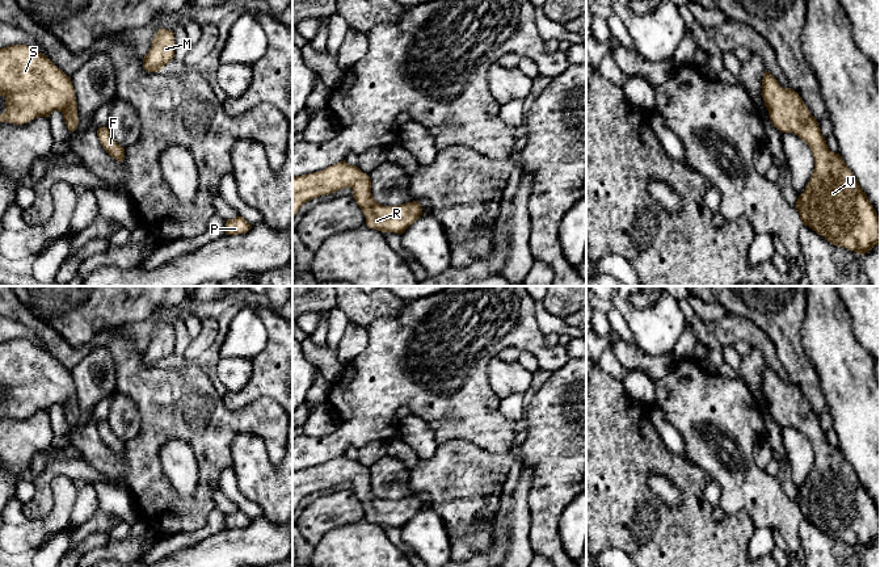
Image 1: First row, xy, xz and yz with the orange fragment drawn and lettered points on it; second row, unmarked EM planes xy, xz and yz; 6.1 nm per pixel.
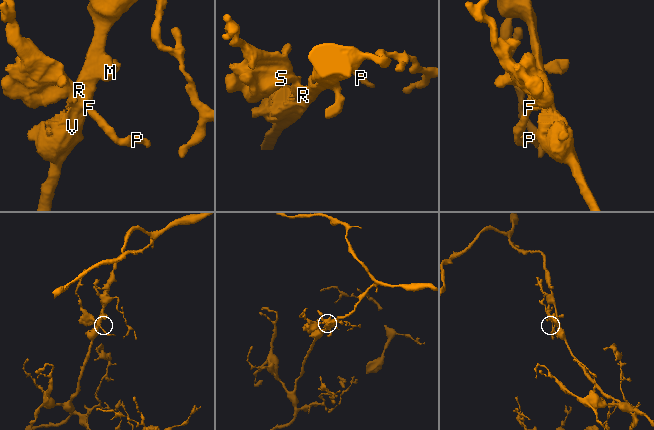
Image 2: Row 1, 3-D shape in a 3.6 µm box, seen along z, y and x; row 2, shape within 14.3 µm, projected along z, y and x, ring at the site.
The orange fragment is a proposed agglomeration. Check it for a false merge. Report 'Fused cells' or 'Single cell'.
Single cell

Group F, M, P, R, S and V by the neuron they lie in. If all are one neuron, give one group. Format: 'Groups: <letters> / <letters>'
Groups: F M P R S V

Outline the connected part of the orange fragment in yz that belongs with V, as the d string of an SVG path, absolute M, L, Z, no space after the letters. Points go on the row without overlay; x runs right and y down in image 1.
M767 365L762 391L770 415L782 427L793 427L810 442L814 463L796 503L809 520L833 539L859 549L880 538L880 512L839 448L831 446L818 416L797 386L782 382Z

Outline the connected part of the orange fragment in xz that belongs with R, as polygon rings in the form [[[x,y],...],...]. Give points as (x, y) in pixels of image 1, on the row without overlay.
[[[344,454],[320,466],[292,471],[292,512],[307,495],[344,482],[353,483],[353,491],[366,512],[366,520],[383,528],[403,528],[422,509],[422,501],[417,495],[399,500],[378,497],[371,488],[369,469]]]

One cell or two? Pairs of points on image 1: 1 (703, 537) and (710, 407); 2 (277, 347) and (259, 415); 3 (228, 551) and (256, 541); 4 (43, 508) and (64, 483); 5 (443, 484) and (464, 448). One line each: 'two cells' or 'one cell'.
1: two cells
2: two cells
3: one cell
4: two cells
5: one cell

